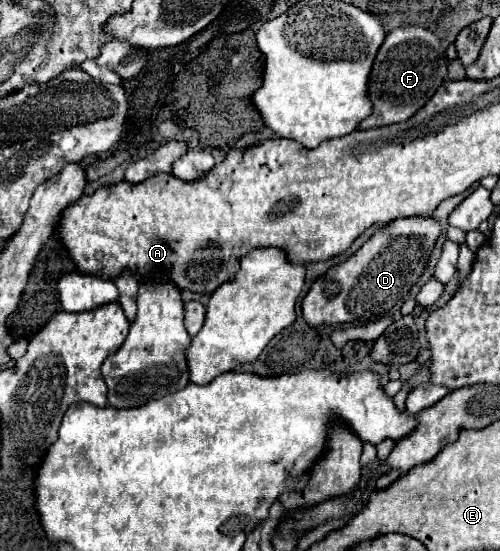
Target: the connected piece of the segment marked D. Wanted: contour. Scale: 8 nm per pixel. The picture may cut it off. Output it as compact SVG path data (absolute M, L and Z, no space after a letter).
M398 218L384 228L378 228L362 248L346 262L330 268L320 276L302 300L302 316L310 326L358 322L370 324L394 312L420 280L426 270L426 260L440 234L440 224L434 218Z

